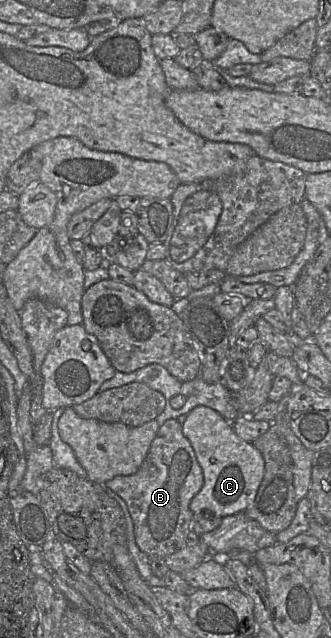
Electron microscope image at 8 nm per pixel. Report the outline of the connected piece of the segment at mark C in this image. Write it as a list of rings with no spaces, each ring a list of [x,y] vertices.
[[[206,406],[191,410],[182,428],[194,449],[204,477],[203,487],[191,500],[191,511],[210,511],[217,517],[245,512],[253,504],[264,477],[265,461],[261,452],[251,442],[239,438],[232,423]]]

